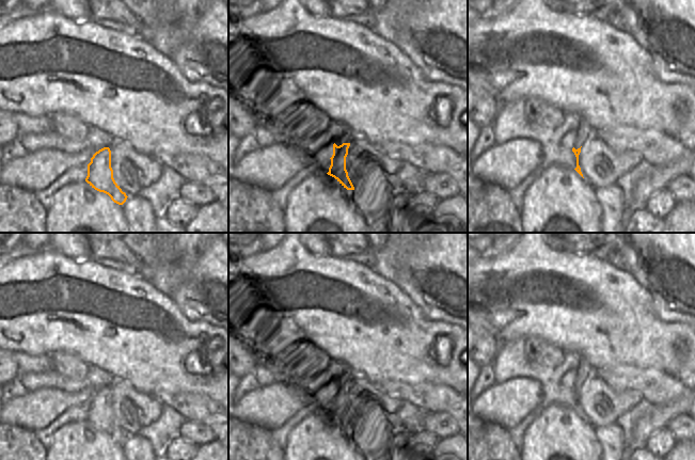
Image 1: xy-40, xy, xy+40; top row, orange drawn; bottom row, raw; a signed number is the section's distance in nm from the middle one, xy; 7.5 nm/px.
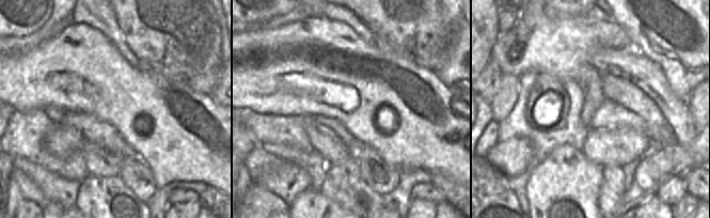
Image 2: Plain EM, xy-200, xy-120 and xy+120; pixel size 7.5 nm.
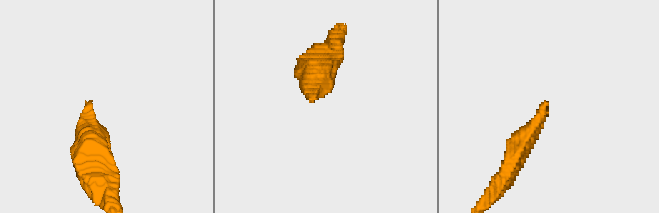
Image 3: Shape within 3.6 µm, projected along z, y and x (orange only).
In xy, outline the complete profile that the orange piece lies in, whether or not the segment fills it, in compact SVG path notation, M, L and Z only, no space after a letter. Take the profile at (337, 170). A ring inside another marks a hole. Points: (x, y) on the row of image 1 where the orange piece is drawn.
M342 128L342 131L344 136L333 144L333 155L330 158L331 165L327 174L334 177L347 190L354 190L346 170L348 148L354 140L354 136L345 128Z

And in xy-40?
M104 147L93 155L88 164L85 181L95 190L108 194L119 205L123 205L128 197L113 178L109 147Z

